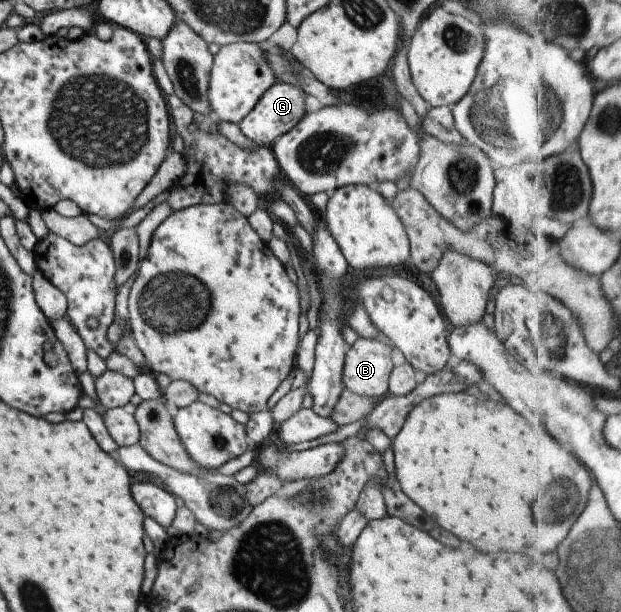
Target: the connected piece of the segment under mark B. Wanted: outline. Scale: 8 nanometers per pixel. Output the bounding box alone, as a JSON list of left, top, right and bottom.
[341,339,392,400]

